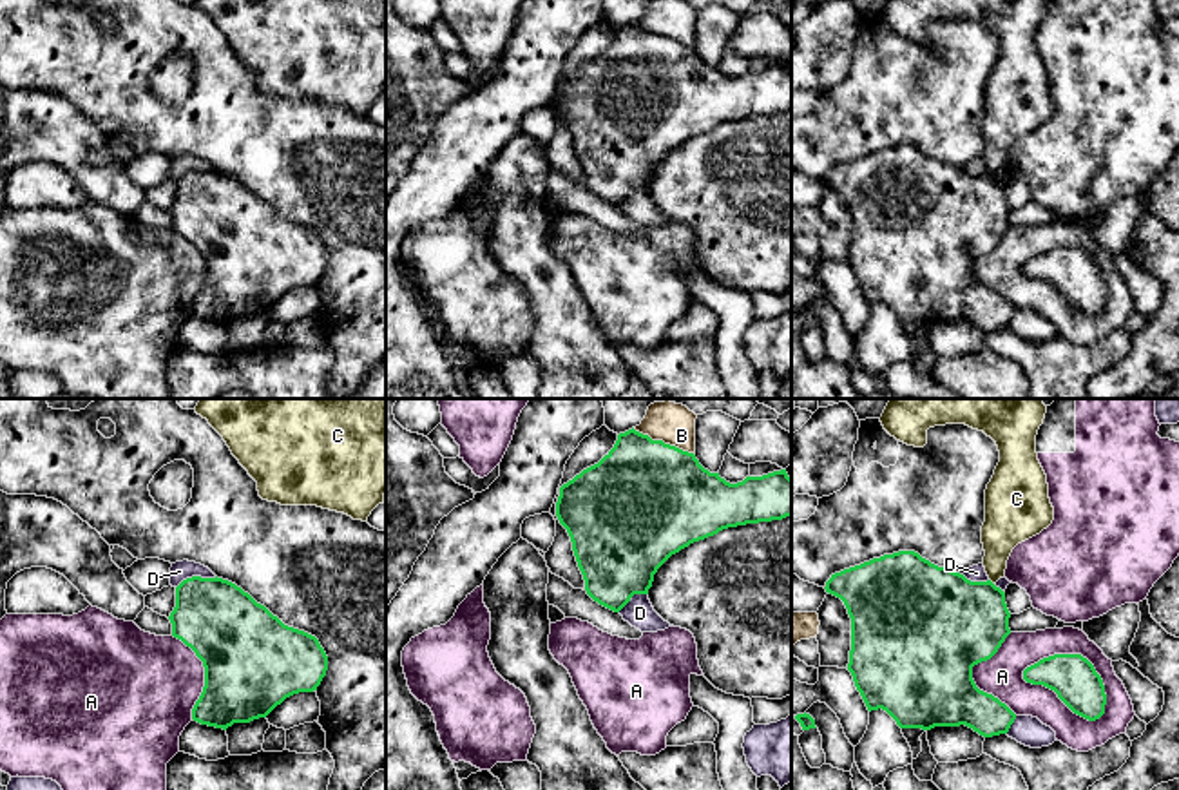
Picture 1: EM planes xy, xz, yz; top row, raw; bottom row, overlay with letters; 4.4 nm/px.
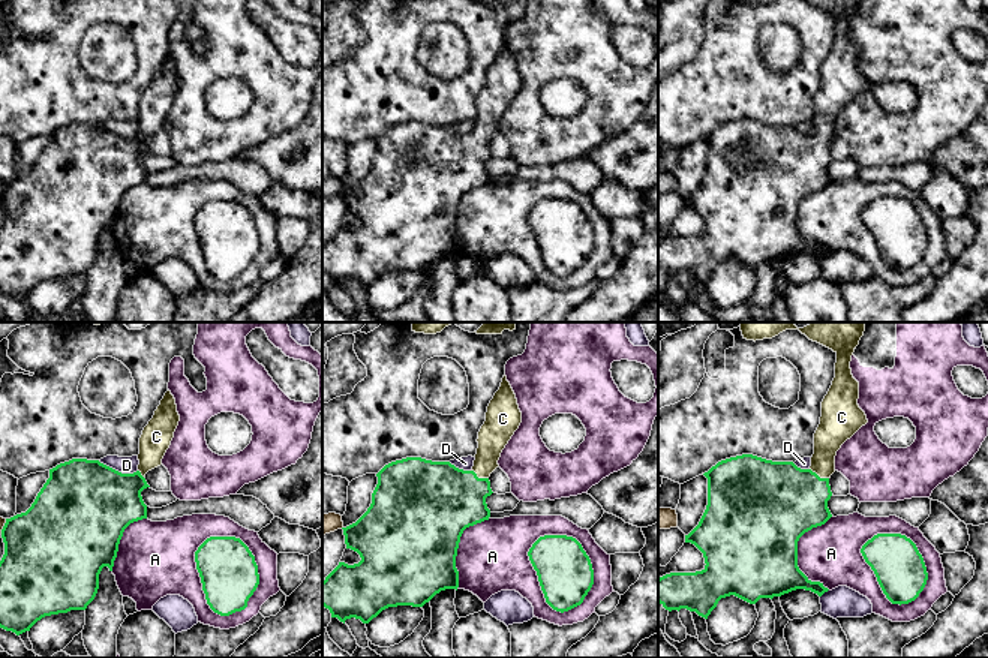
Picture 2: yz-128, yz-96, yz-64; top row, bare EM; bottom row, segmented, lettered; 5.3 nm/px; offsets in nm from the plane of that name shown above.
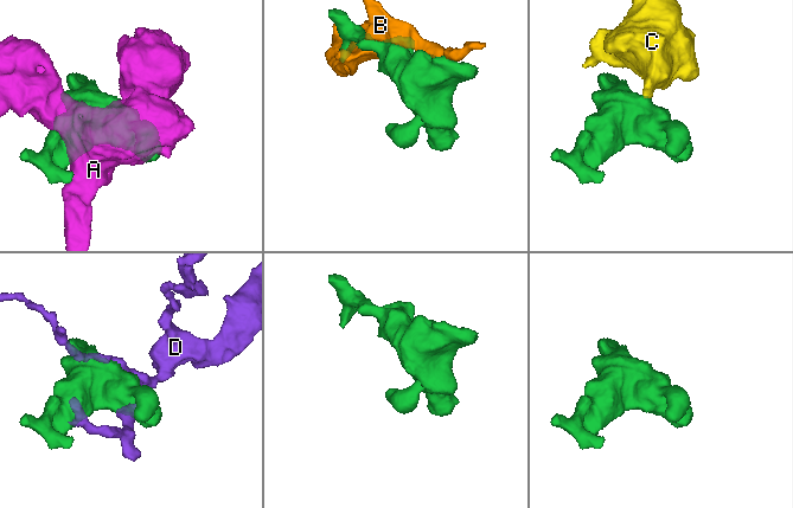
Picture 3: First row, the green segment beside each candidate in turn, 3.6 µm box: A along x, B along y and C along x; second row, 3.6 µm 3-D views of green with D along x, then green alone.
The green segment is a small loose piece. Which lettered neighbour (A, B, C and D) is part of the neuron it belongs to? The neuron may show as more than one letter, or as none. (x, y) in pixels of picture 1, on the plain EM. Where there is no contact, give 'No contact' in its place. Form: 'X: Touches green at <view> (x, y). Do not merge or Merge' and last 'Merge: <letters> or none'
A: Touches green at yz (1062, 294). Do not merge
B: Touches green at xz (661, 35). Do not merge
C: Touches green at yz (991, 176). Merge
D: Touches green at xy (196, 171). Do not merge
Merge: C

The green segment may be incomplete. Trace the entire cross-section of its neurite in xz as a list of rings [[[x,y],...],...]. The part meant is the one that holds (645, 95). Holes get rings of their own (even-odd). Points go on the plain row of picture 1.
[[[632,22],[618,29],[614,42],[598,58],[560,82],[556,111],[570,130],[587,188],[599,199],[619,207],[634,188],[648,188],[657,163],[690,138],[728,121],[791,111],[791,72],[786,63],[781,63],[730,78],[719,67],[705,63],[694,47],[652,34]]]

